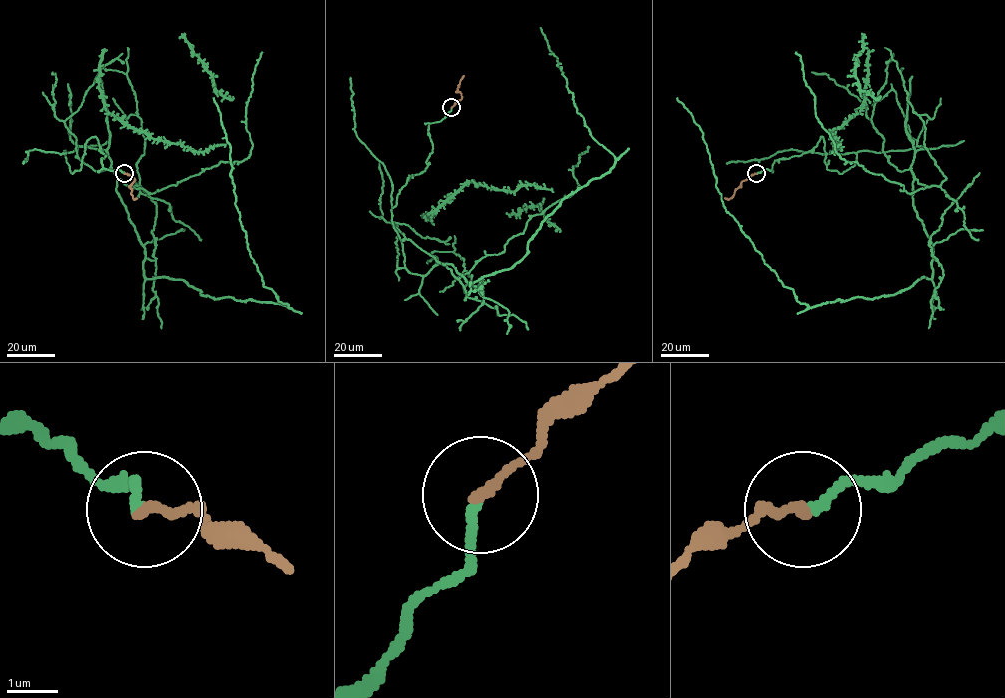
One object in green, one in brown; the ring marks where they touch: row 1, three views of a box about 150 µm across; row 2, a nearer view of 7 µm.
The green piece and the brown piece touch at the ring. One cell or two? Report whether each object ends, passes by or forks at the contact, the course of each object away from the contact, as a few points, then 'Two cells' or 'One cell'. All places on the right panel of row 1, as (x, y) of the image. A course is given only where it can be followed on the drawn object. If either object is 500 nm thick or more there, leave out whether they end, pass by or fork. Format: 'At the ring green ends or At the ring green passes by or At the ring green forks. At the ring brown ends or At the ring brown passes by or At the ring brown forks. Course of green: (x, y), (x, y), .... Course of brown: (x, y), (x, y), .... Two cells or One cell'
At the ring green ends. At the ring brown ends. Course of green: (756, 174), (821, 137), (840, 174), (922, 146), (932, 278), (801, 304), (726, 210), (677, 97). Course of brown: (756, 174), (743, 180), (728, 199), (724, 198). One cell

